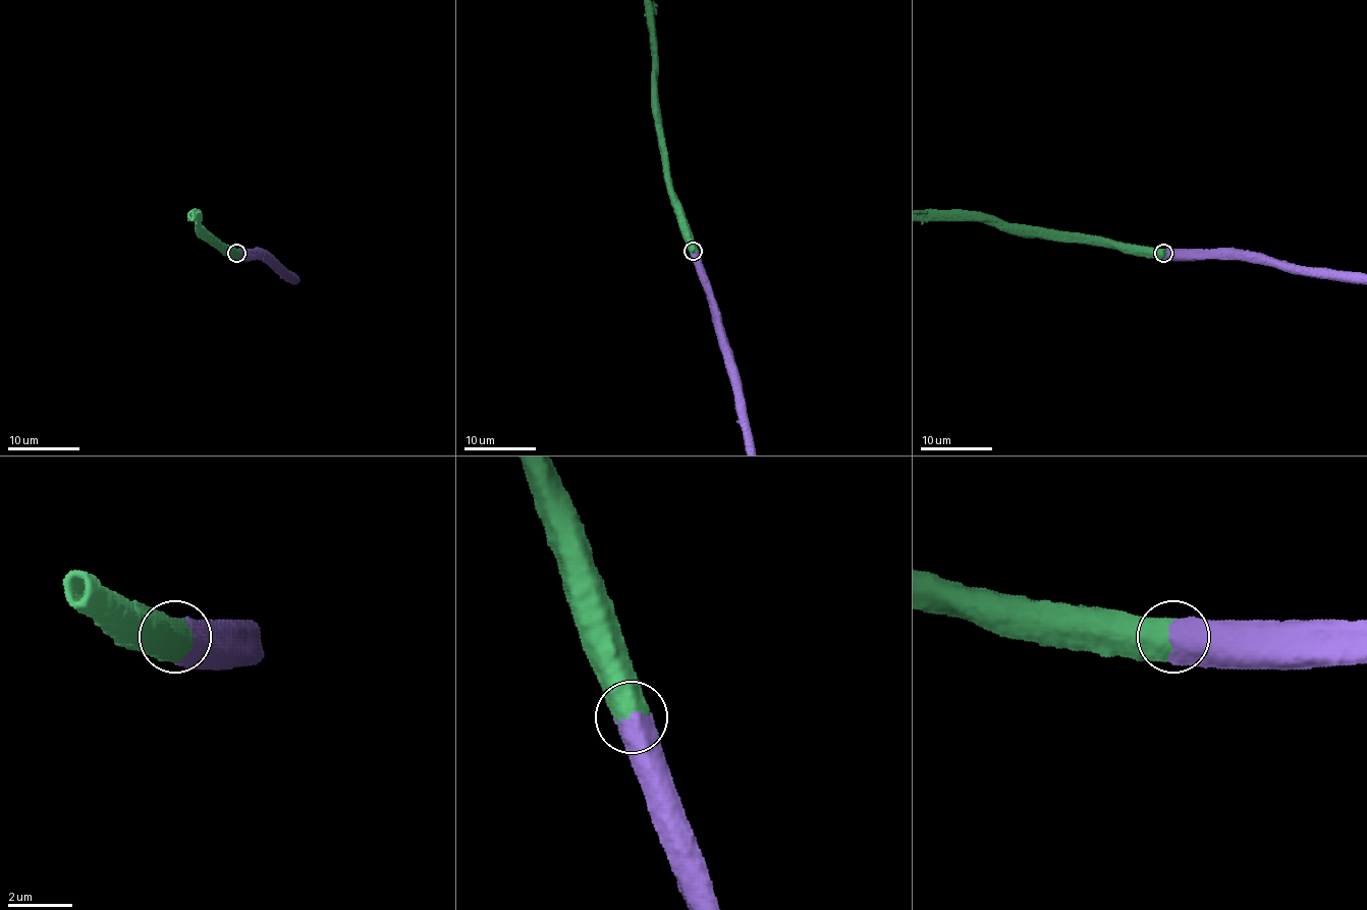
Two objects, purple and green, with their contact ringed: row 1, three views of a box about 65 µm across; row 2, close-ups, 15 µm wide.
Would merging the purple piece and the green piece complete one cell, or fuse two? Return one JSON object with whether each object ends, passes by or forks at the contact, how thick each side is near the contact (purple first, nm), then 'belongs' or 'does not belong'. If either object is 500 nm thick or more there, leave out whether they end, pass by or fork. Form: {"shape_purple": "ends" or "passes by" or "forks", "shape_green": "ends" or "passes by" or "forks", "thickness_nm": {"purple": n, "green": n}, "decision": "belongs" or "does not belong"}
{"thickness_nm": {"purple": 750, "green": 800}, "decision": "belongs"}

